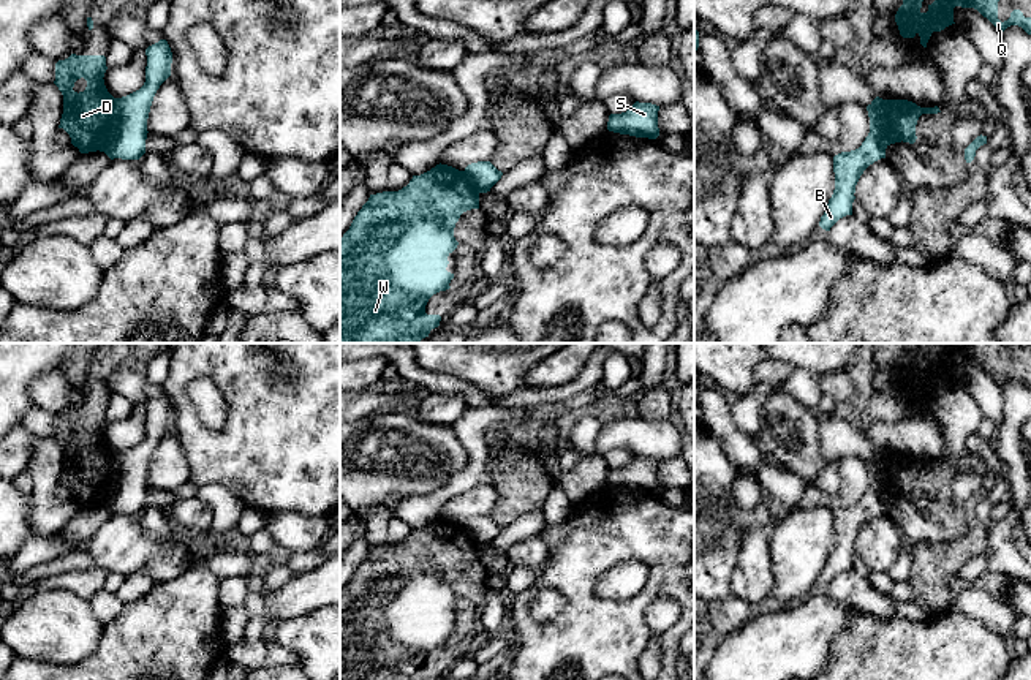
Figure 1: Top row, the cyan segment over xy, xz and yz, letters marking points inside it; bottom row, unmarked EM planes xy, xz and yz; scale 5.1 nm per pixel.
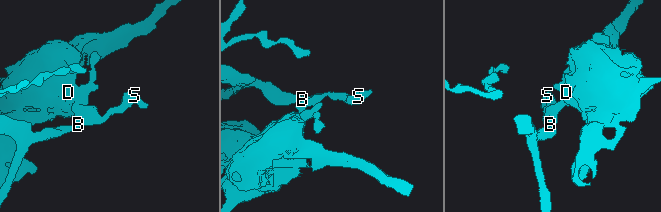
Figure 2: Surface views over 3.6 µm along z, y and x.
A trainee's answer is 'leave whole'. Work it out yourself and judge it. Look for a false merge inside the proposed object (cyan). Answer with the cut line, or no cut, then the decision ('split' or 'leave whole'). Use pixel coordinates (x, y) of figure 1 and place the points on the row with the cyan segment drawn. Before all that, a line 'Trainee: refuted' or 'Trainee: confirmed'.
Trainee: refuted
cut xy (114, 98), (114, 138), (103, 151); split

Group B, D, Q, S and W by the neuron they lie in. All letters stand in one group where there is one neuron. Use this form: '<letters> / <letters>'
B S / D Q W

